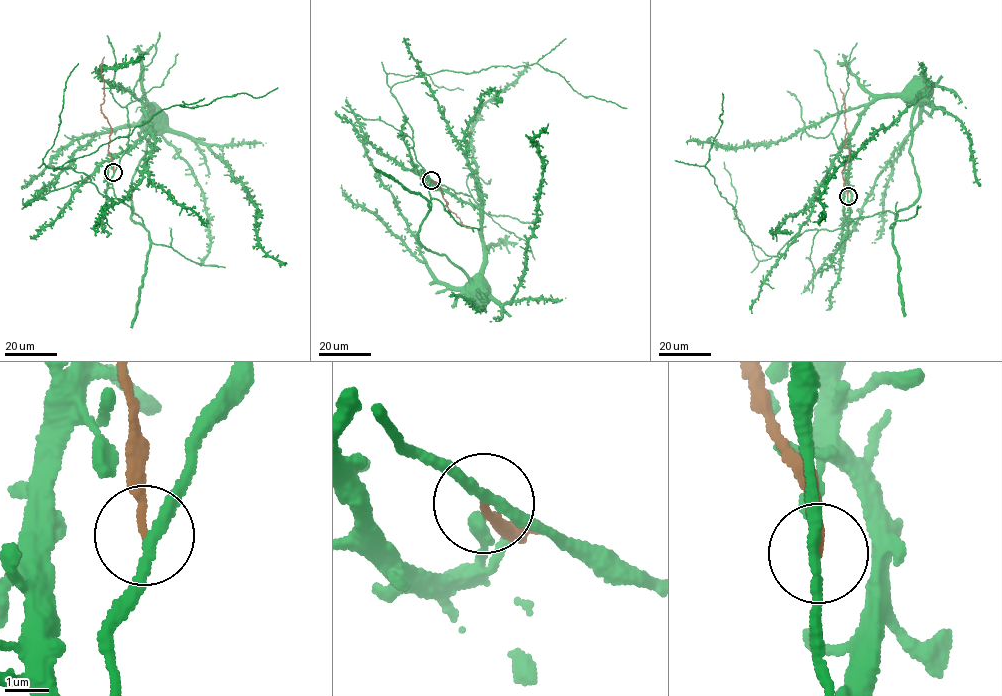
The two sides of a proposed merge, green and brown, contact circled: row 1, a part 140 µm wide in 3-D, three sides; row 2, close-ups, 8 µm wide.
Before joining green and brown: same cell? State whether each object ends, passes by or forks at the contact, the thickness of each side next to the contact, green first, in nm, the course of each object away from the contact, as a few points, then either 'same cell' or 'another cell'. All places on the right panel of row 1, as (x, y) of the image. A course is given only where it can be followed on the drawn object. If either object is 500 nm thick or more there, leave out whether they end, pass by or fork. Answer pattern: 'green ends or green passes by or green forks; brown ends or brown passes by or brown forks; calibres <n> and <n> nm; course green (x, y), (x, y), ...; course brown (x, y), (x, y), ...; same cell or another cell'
green passes by; brown ends; calibres 220 and 150 nm; course green (848, 195), (844, 169), (845, 162), (850, 160), (849, 135), (860, 113), (878, 99), (912, 91); course brown (848, 195), (842, 171), (849, 150), (845, 146), (846, 110), (840, 88); another cell

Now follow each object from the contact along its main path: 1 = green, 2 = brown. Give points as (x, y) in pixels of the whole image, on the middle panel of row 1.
1: (431, 180), (451, 189), (458, 199), (479, 209), (483, 286)
2: (431, 180), (440, 188), (447, 207), (462, 225), (472, 227)

